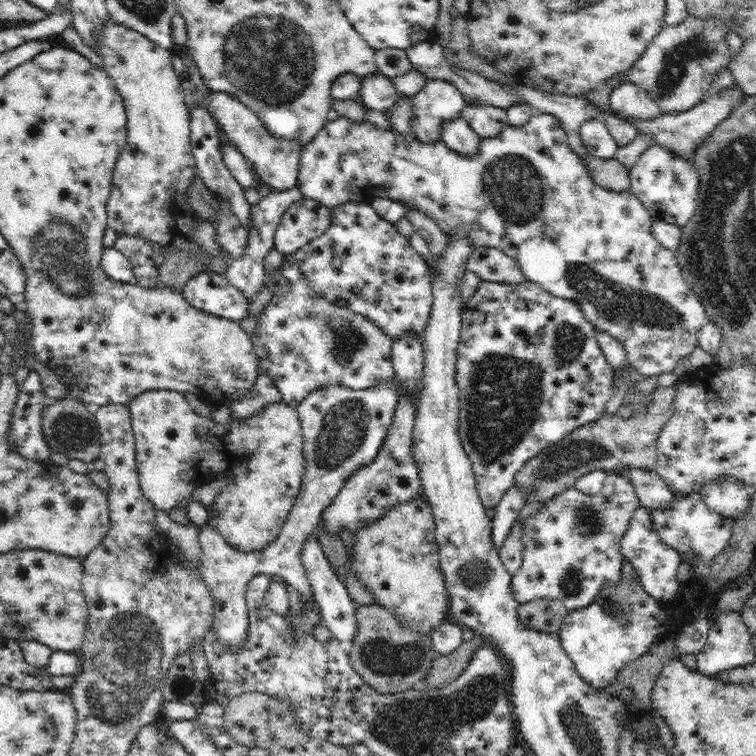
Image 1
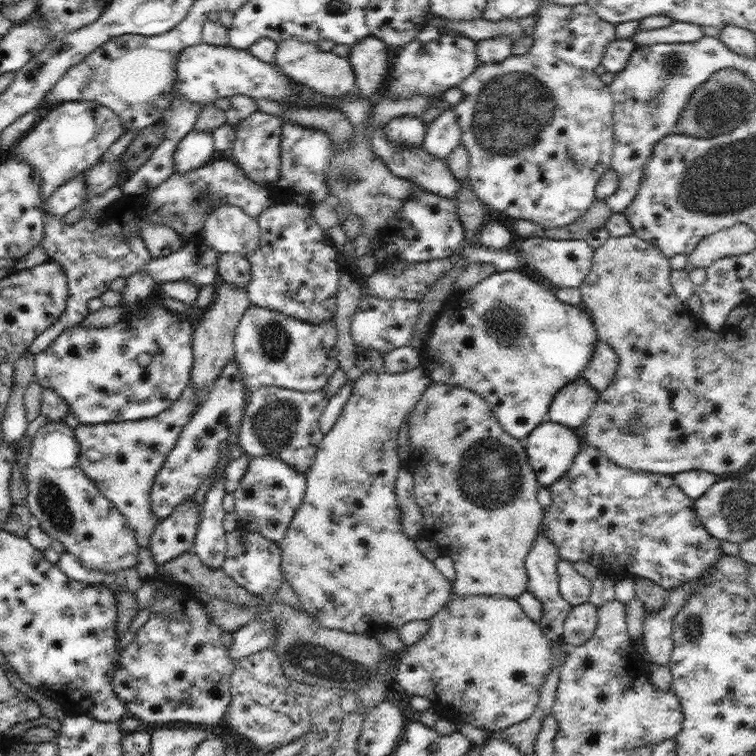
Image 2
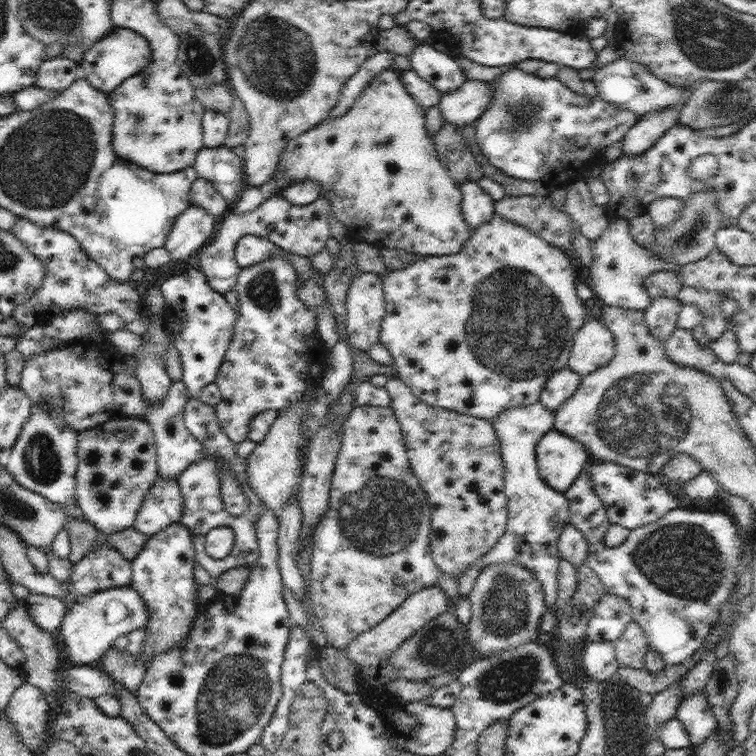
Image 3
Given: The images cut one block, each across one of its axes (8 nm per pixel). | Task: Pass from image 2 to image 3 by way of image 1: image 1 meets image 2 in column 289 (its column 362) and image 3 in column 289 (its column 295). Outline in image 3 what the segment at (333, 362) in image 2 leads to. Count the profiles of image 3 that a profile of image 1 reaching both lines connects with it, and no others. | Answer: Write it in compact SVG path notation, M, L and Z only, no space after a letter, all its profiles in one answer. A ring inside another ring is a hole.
M274 255L241 269L235 284L239 302L238 320L230 348L214 380L222 395L221 402L215 405L214 410L221 430L236 444L249 439L250 424L257 413L268 409L286 410L298 402L306 390L315 388L323 374L325 361L330 356L330 349L319 337L316 314L298 298L296 276L298 273L292 259Z

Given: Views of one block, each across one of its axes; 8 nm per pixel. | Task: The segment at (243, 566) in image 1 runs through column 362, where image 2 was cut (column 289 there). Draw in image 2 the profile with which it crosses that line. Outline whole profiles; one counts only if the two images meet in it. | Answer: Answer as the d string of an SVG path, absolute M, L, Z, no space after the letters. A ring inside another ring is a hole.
M262 387L248 395L247 407L240 427L238 444L250 459L280 458L291 469L304 473L314 463L318 445L325 436L320 431L319 418L329 398L324 389L314 392Z

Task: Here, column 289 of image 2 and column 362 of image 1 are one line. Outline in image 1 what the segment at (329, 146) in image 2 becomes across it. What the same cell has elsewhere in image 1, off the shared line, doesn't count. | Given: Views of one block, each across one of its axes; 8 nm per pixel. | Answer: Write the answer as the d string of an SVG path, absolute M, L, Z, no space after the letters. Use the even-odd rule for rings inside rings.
M537 112L522 126L510 124L504 126L495 137L481 138L479 147L472 158L458 153L440 140L435 143L420 141L416 136L402 136L392 130L384 130L367 120L361 123L338 117L327 122L326 126L302 148L299 158L298 180L300 192L305 199L311 198L332 210L338 205L347 202L369 203L375 197L390 197L397 201L407 202L411 208L419 210L432 218L432 221L451 238L465 238L473 246L487 246L499 248L504 254L516 259L522 274L529 281L539 285L544 291L560 297L562 300L574 301L580 305L584 318L592 323L596 330L608 333L618 339L626 349L626 358L629 365L644 376L654 376L672 372L678 360L692 354L698 345L697 336L700 329L709 321L708 313L704 310L704 303L700 297L690 289L688 281L682 277L682 267L676 261L677 253L660 245L652 233L653 216L642 204L642 201L631 191L616 192L602 188L596 184L580 157L570 148L566 131L561 122L552 115Z

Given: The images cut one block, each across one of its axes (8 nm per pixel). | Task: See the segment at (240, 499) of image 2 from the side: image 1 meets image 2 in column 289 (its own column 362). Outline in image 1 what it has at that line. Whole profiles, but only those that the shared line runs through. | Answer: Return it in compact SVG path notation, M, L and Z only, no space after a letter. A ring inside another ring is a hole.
M401 389L393 412L392 426L384 438L384 445L380 448L378 456L370 464L360 466L358 471L354 471L353 475L345 480L332 505L322 511L321 526L326 534L340 536L344 528L354 533L360 526L374 524L376 520L380 520L394 506L410 503L422 494L422 481L412 459L412 432L416 409L414 395Z

